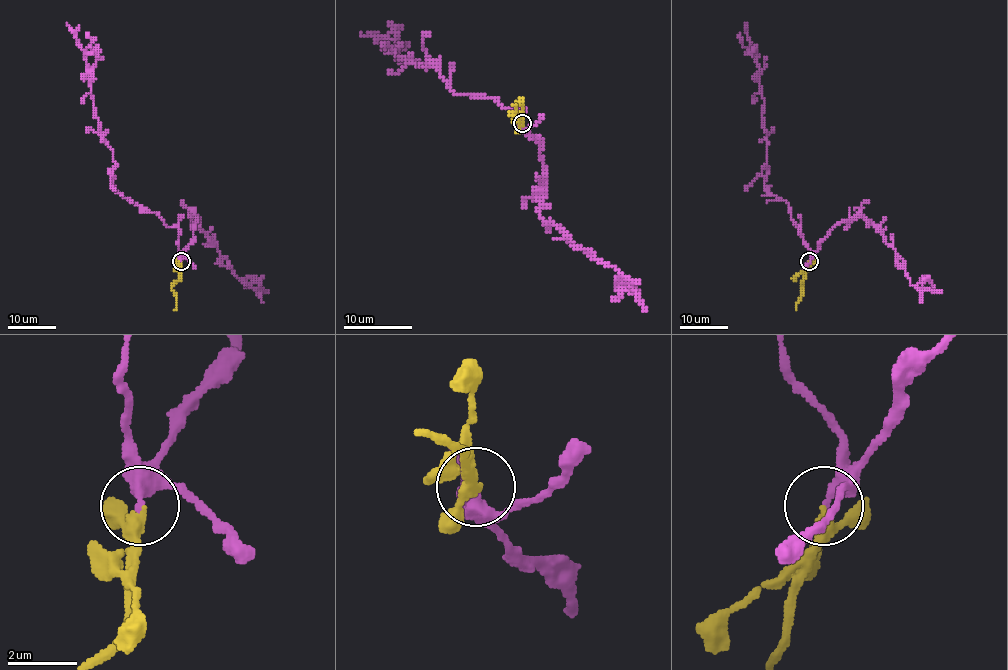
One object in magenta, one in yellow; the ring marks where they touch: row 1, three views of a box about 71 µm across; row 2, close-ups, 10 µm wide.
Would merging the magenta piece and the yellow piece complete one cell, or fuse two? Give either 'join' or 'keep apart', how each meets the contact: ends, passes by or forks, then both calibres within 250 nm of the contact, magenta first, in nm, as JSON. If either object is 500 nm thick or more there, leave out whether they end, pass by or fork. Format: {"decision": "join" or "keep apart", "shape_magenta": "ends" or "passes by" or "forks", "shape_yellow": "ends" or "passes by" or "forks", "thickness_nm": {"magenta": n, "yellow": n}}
{"decision": "join", "shape_magenta": "ends", "shape_yellow": "passes by", "thickness_nm": {"magenta": 380, "yellow": 280}}

